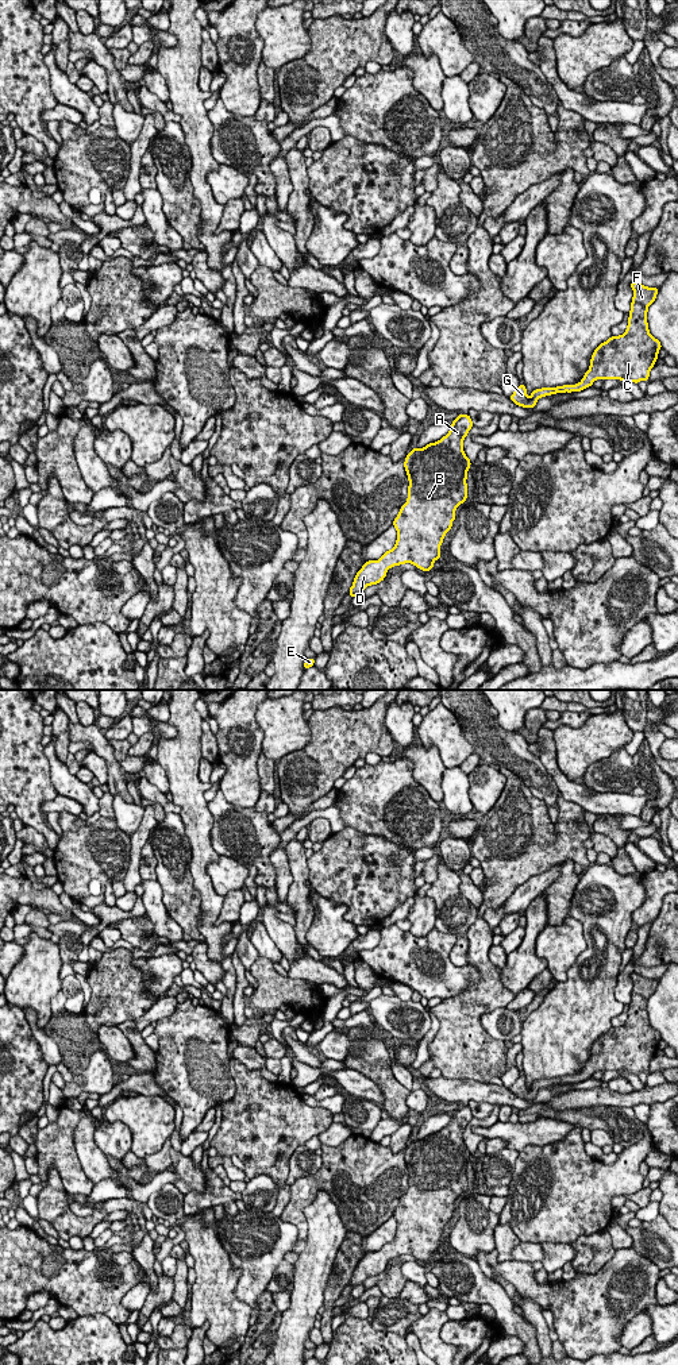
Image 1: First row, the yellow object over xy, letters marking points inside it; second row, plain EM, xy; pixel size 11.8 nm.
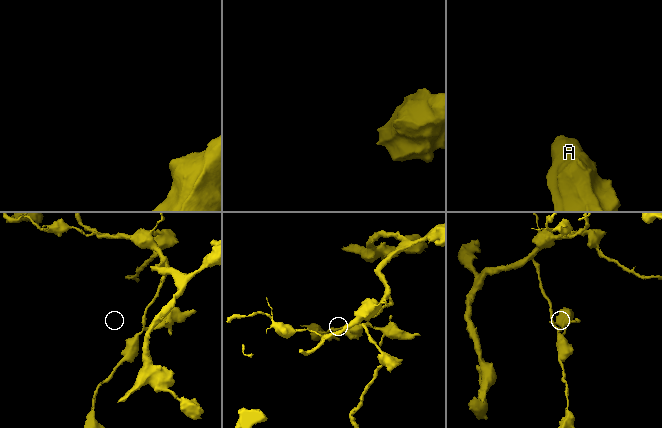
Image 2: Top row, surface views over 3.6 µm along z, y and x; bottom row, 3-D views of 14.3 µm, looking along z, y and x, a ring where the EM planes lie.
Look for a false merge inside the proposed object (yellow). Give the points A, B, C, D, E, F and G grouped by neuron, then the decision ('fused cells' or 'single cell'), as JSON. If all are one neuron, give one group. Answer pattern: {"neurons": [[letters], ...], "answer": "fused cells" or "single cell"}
{"neurons": [["A", "B", "C", "D", "E", "F", "G"]], "answer": "single cell"}

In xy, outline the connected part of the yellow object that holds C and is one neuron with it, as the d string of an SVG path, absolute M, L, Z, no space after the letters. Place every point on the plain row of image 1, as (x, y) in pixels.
M636 972L631 973L631 979L633 988L625 1023L610 1027L594 1041L589 1061L579 1075L535 1080L529 1088L525 1076L519 1076L509 1091L519 1098L533 1100L540 1088L581 1083L597 1071L620 1071L635 1075L650 1072L650 1061L655 1057L662 1040L660 1033L650 1025L647 1014L648 998L655 992L658 979L648 979Z

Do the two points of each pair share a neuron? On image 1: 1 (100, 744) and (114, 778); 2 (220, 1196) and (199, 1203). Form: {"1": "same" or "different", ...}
{"1": "same", "2": "same"}

